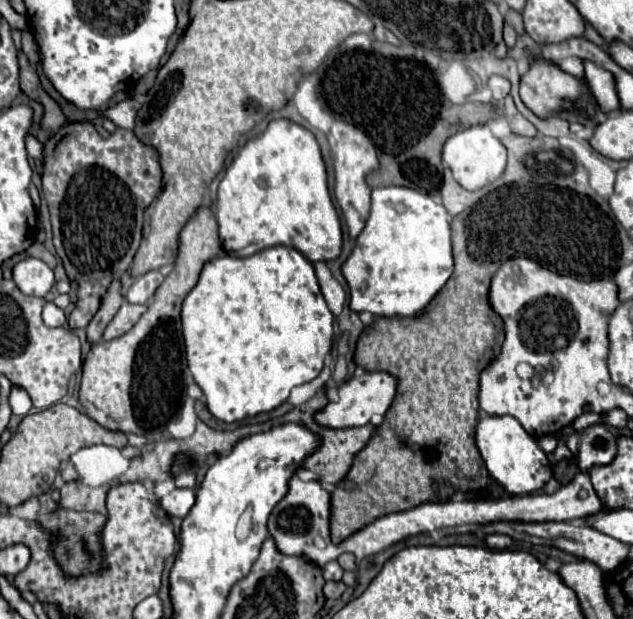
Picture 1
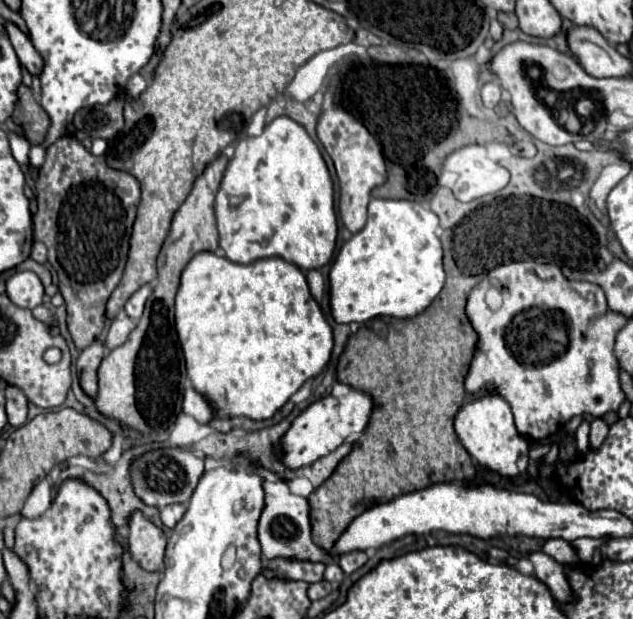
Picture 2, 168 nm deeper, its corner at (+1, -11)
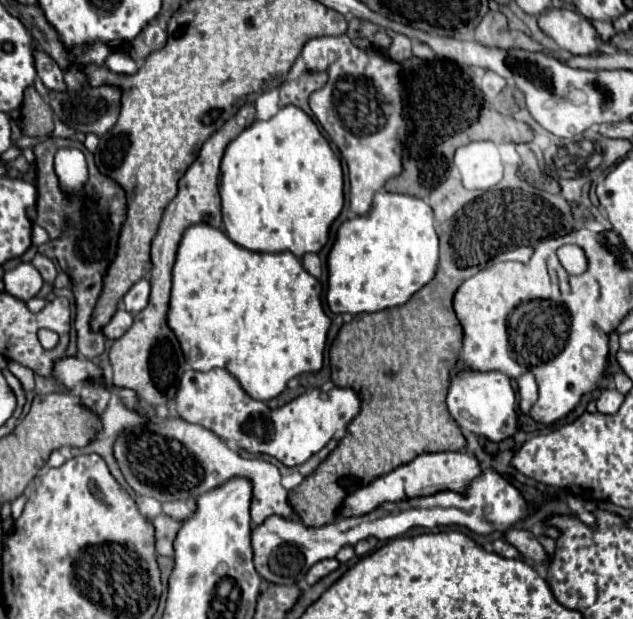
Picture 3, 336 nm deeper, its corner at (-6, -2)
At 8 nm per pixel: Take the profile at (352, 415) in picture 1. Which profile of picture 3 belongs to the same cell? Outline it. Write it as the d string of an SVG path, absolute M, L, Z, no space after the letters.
M213 368L209 372L187 370L181 376L181 386L177 392L177 408L183 420L191 424L201 424L225 440L235 440L239 448L253 454L269 454L283 462L285 466L299 466L317 454L335 432L345 430L351 420L361 410L359 394L351 388L333 388L323 394L321 390L311 390L285 404L279 410L269 410L265 402L253 400L239 382L227 374L223 368Z

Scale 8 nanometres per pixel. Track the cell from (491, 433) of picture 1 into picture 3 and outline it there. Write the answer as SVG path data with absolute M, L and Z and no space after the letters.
M463 370L451 380L447 392L447 408L455 422L473 432L475 436L483 436L491 442L503 442L513 438L517 432L517 400L511 386L511 380L501 372L471 372Z

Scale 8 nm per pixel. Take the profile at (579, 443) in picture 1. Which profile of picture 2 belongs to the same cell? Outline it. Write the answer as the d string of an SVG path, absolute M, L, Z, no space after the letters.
M594 419L590 423L590 447L598 449L600 443L606 439L608 435L608 423L604 419Z

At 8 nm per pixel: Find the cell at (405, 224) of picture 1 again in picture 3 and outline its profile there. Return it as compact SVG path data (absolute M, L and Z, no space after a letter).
M379 190L373 198L373 208L365 216L355 216L339 226L337 240L329 254L327 304L333 314L379 312L385 308L401 306L427 282L431 282L431 278L435 278L437 266L439 266L439 236L435 232L433 208L415 196Z

